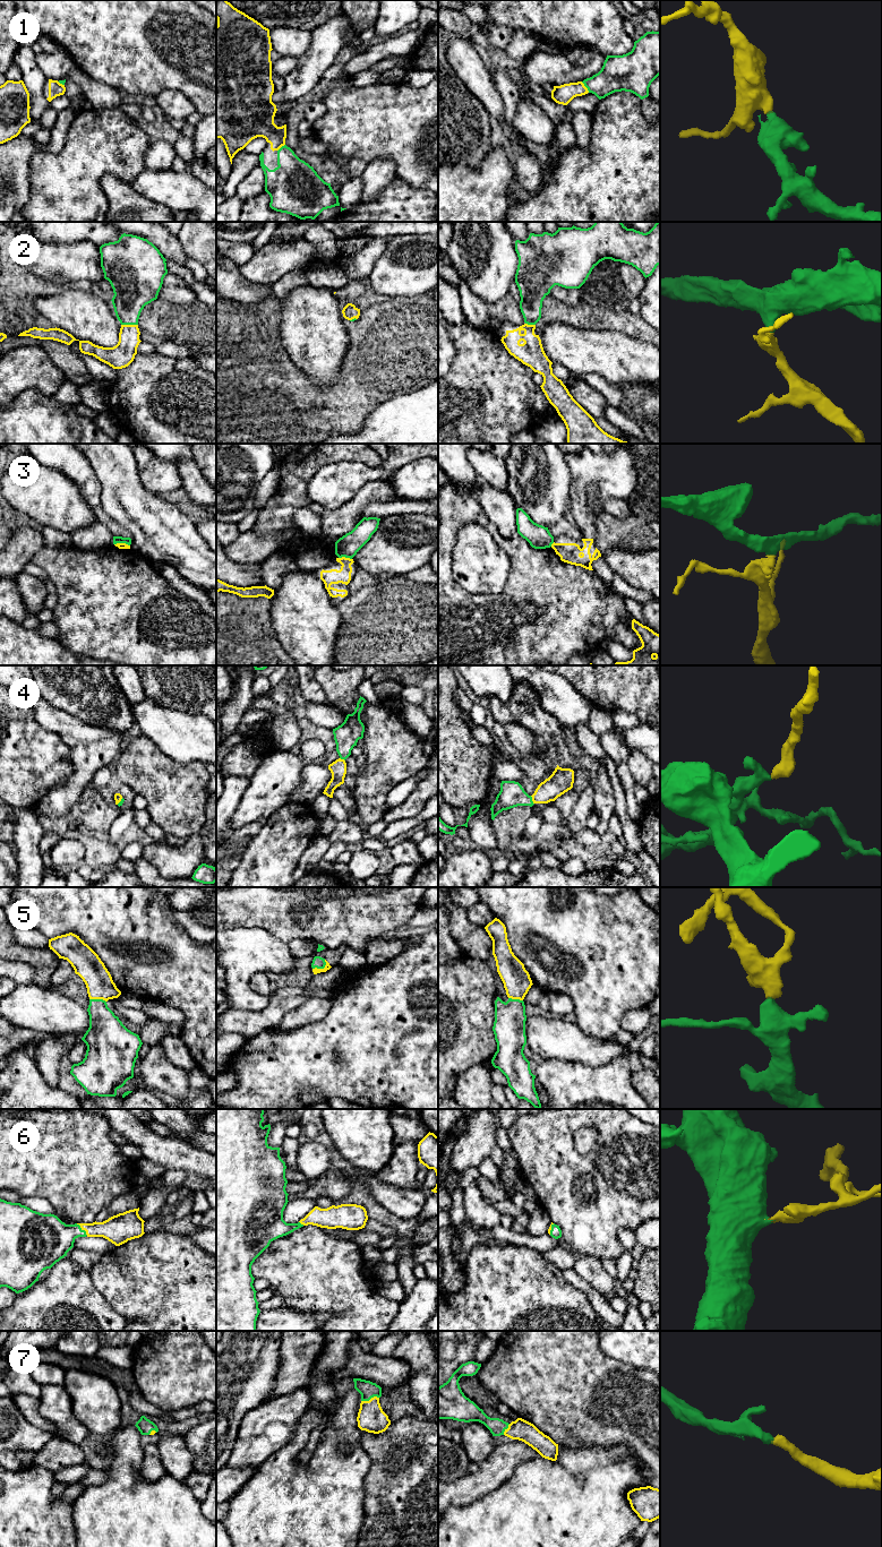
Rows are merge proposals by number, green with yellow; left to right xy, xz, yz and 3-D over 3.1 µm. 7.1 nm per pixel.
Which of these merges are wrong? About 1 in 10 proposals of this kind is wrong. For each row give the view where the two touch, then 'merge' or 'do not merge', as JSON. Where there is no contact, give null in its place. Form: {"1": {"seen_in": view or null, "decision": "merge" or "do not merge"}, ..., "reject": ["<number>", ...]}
{"1": {"seen_in": "yz", "decision": "merge"}, "2": {"seen_in": "xy", "decision": "merge"}, "3": {"seen_in": "xz", "decision": "do not merge"}, "4": {"seen_in": "yz", "decision": "merge"}, "5": {"seen_in": "xz", "decision": "merge"}, "6": {"seen_in": "xy", "decision": "merge"}, "7": {"seen_in": "xz", "decision": "merge"}, "reject": ["3"]}

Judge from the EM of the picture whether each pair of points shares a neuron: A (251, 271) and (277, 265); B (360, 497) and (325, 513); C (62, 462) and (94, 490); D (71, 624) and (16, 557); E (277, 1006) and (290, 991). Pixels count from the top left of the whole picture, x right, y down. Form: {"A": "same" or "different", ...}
{"A": "same", "B": "same", "C": "same", "D": "different", "E": "different"}

